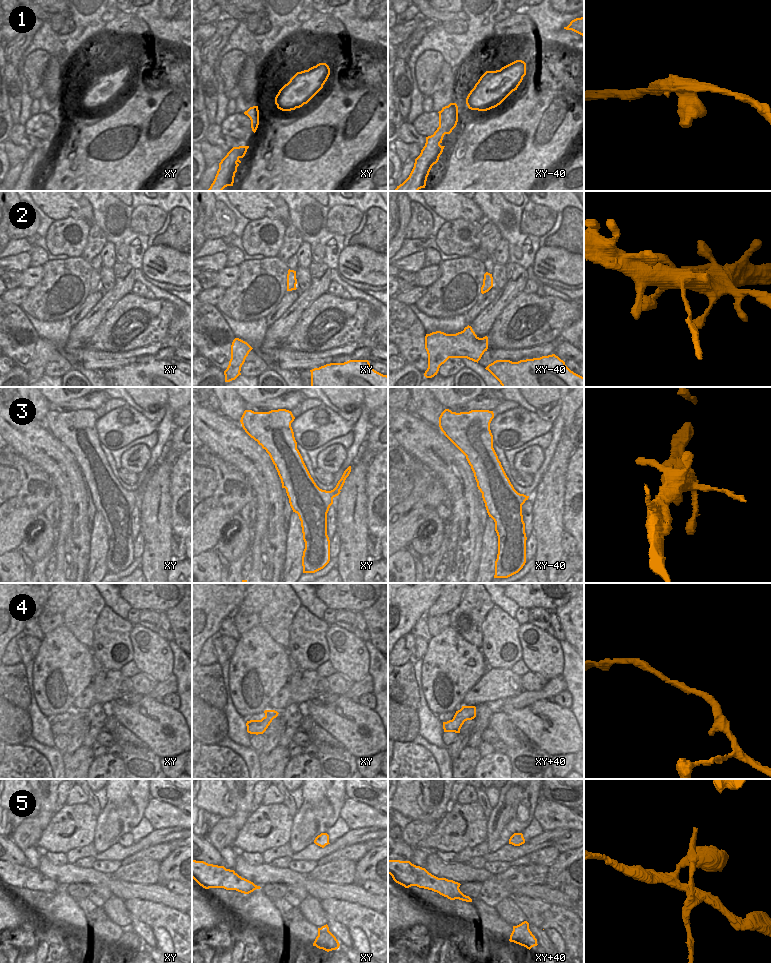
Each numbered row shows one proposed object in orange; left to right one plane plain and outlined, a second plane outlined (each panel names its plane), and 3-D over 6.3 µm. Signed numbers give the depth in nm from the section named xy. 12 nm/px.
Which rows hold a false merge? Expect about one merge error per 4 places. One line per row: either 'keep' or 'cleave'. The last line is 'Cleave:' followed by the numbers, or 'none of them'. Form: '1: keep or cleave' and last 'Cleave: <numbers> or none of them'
1: keep
2: cleave
3: cleave
4: keep
5: cleave
Cleave: 2, 3, 5

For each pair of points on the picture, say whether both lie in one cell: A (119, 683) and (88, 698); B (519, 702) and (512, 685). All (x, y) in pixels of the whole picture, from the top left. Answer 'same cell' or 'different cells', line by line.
A: same cell
B: different cells

